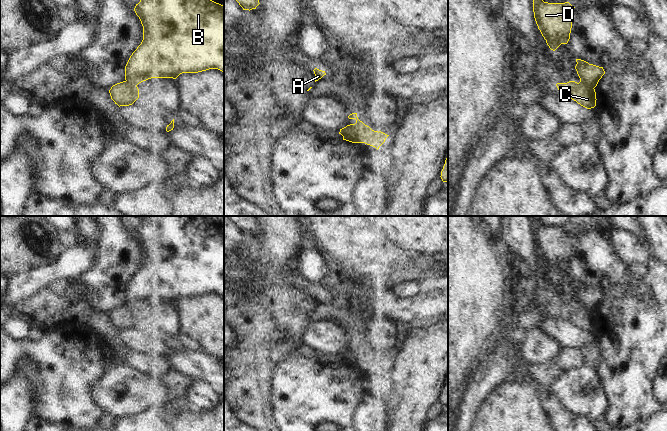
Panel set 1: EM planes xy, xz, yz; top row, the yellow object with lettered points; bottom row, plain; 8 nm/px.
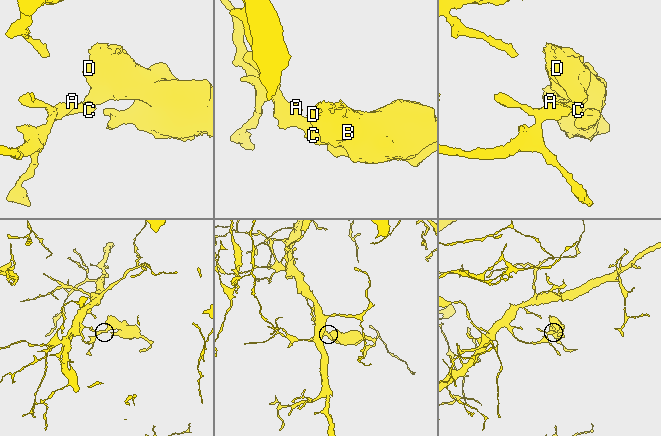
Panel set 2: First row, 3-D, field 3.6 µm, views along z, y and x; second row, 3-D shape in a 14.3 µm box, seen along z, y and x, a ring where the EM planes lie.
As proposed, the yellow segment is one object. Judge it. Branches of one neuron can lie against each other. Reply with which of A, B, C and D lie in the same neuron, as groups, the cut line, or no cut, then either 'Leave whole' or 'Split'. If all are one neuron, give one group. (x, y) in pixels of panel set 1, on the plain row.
Groups: A C / B D. Split along yz (580, 304), (593, 312). Split

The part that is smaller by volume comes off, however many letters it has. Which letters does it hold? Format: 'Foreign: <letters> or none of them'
Foreign: B, D

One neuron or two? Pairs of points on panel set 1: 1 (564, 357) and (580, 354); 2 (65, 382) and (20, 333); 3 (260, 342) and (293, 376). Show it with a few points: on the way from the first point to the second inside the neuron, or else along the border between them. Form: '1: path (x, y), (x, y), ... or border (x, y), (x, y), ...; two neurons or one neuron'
1: path (568, 357), (576, 357); one neuron
2: border (10, 336), (16, 340), (26, 338); two neurons
3: border (291, 351), (277, 363), (270, 383); two neurons

